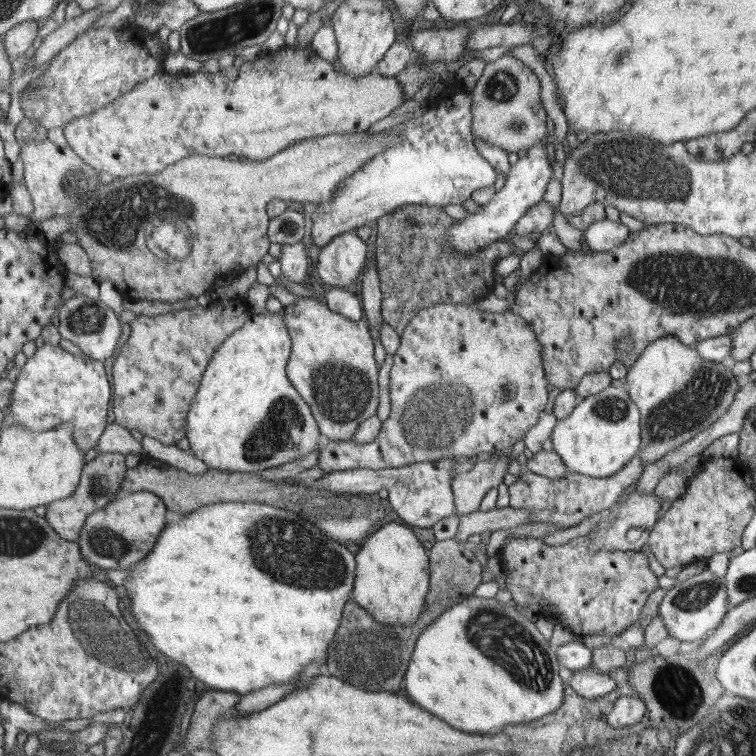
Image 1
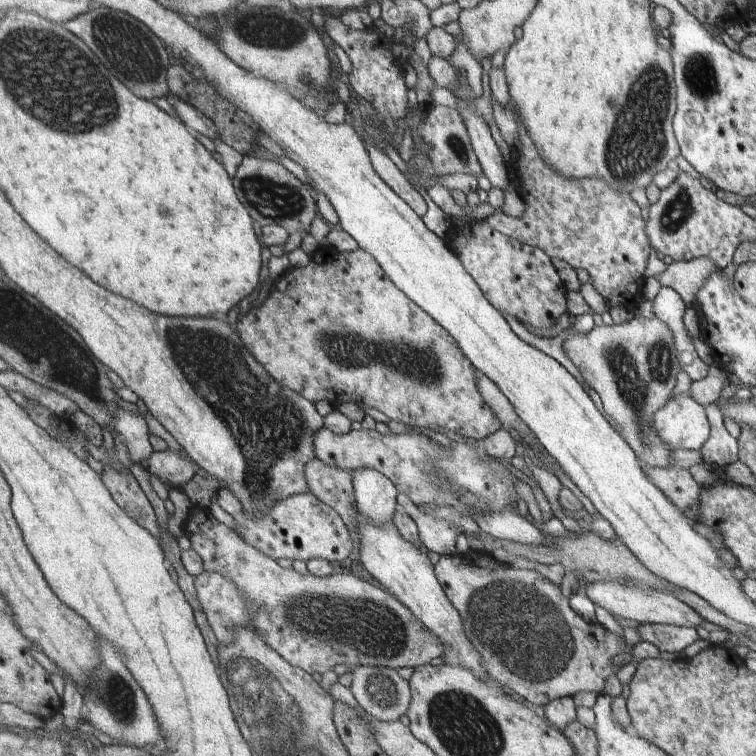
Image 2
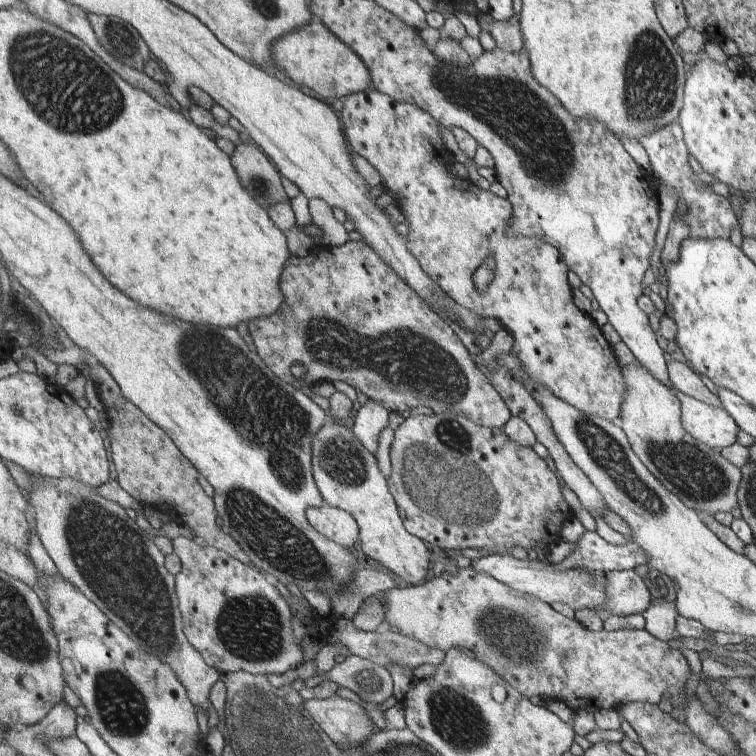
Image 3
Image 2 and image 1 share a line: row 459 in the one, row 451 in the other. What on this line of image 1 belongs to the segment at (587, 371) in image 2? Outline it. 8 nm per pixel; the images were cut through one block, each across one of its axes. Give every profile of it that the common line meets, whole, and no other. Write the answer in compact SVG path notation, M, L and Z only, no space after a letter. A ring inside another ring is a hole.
M664 336L648 344L625 378L631 402L642 416L643 446L638 455L647 464L658 461L714 424L728 411L740 388L730 363L706 362L692 346L674 336Z

